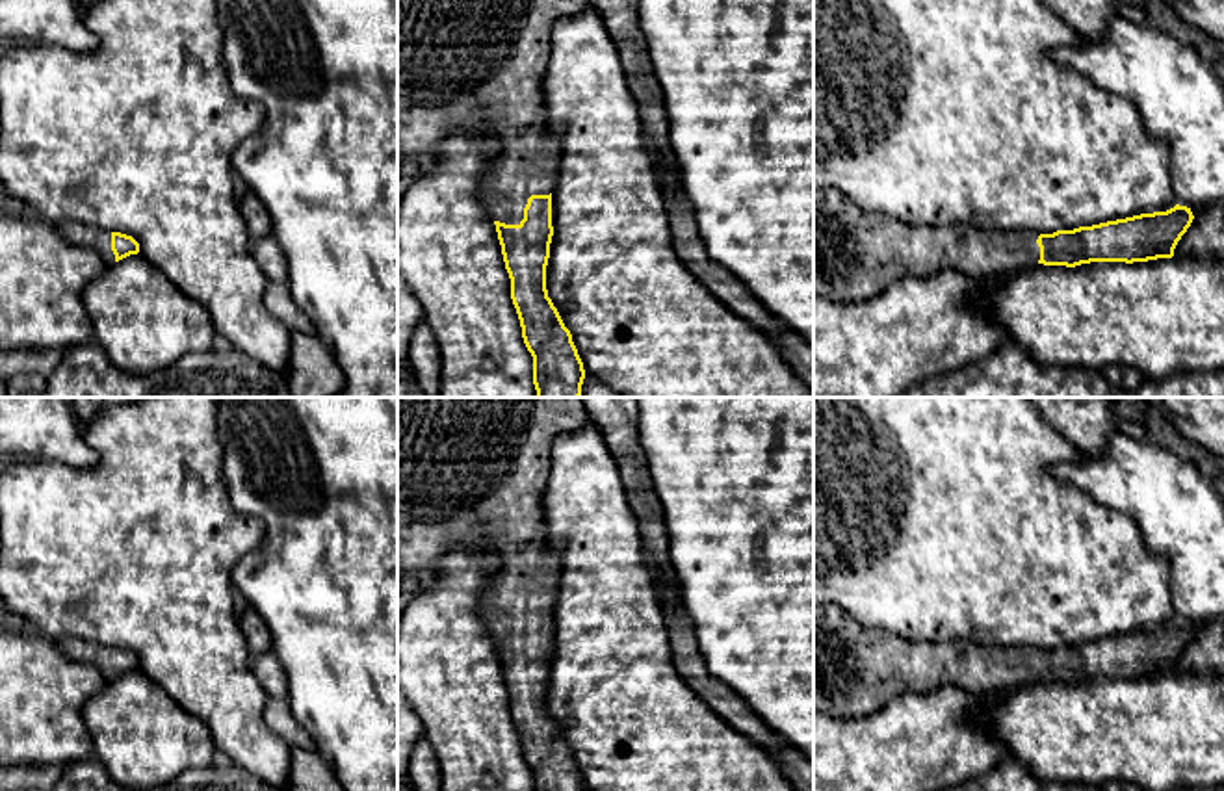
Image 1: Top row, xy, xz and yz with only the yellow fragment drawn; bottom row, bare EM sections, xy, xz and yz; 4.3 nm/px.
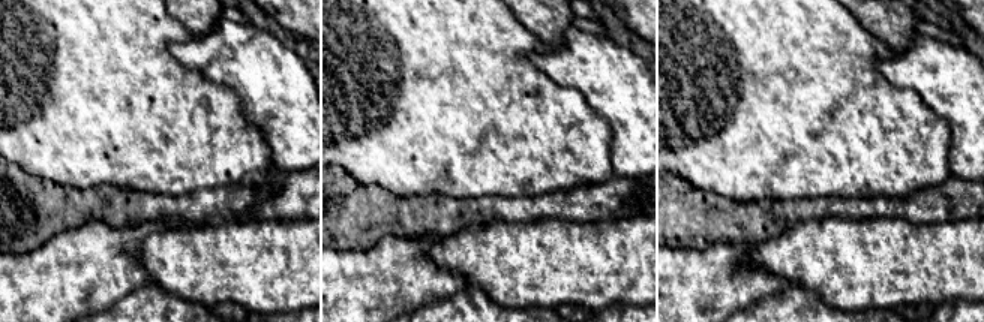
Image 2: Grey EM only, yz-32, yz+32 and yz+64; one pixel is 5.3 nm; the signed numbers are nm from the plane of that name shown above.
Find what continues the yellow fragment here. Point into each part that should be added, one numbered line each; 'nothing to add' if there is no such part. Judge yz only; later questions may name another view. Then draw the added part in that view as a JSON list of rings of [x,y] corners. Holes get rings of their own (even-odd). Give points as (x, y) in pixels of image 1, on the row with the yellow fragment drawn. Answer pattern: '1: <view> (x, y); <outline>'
1: yz (857, 253); [[[836,188],[814,191],[814,295],[864,303],[893,282],[957,269],[971,279],[1038,264],[1038,232],[910,227],[864,210]]]

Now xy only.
1: xy (90, 236); [[[74,221],[59,223],[56,227],[69,241],[95,249],[108,266],[115,264],[115,254],[111,251],[111,232]]]

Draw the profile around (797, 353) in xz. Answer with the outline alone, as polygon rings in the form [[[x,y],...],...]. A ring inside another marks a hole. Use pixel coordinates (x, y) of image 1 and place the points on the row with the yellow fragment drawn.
[[[780,325],[773,344],[780,349],[784,362],[814,390],[814,345],[786,325]]]

